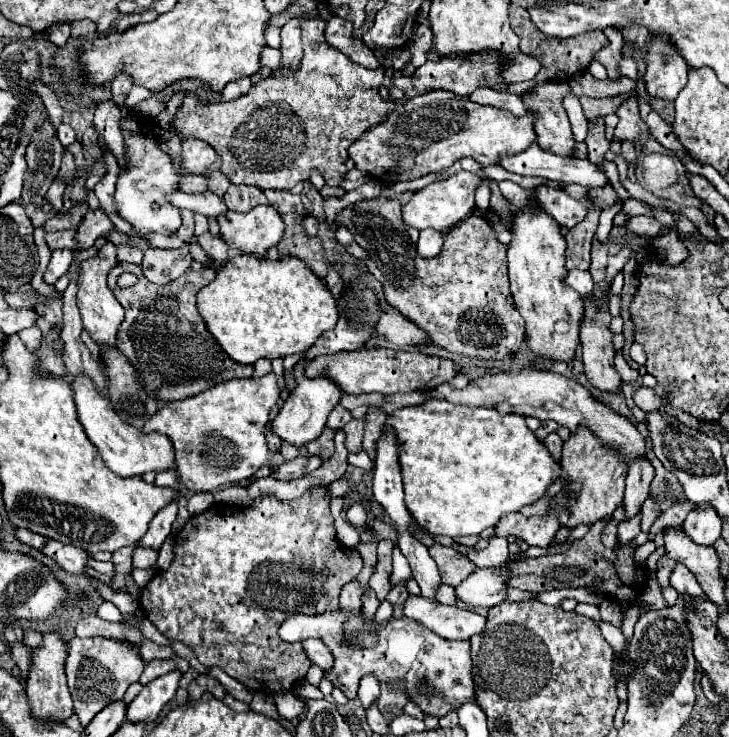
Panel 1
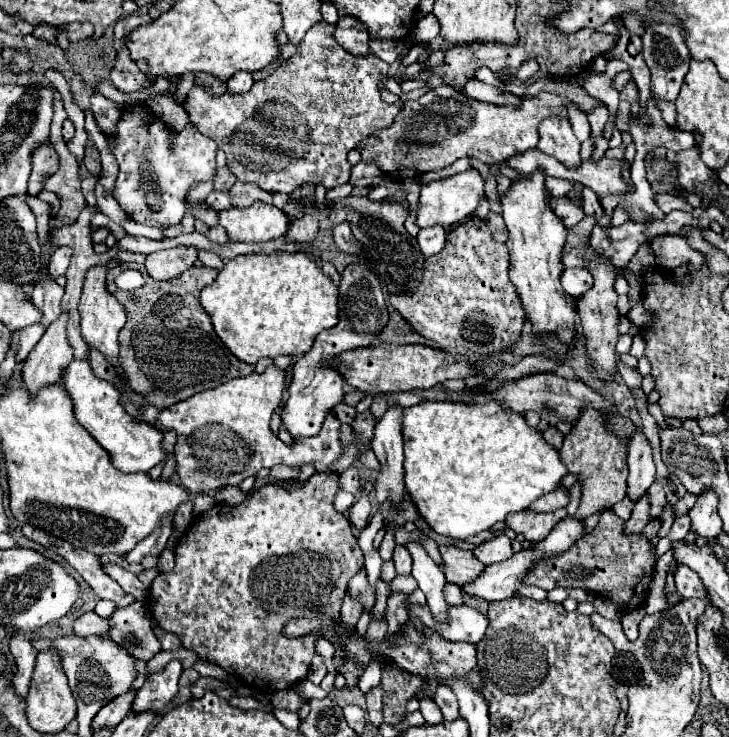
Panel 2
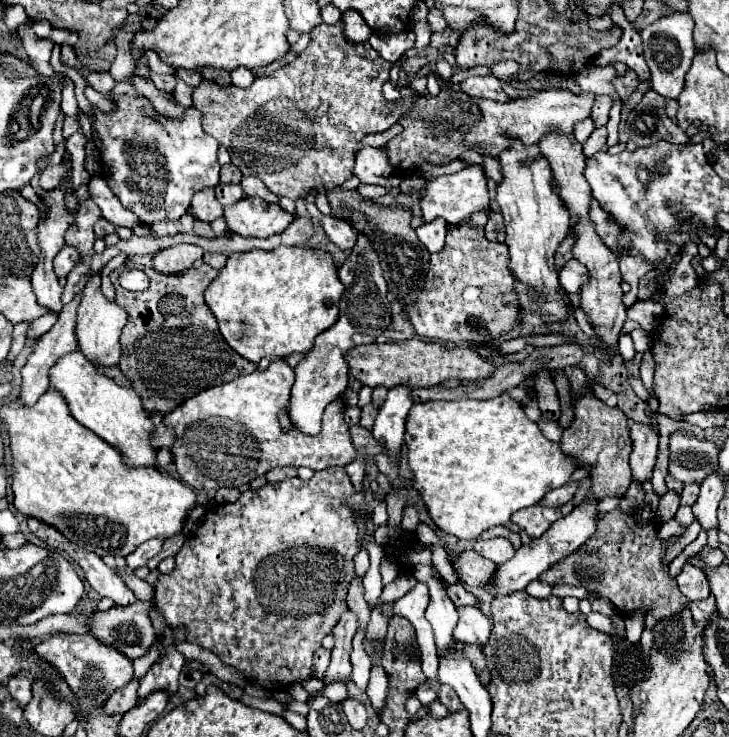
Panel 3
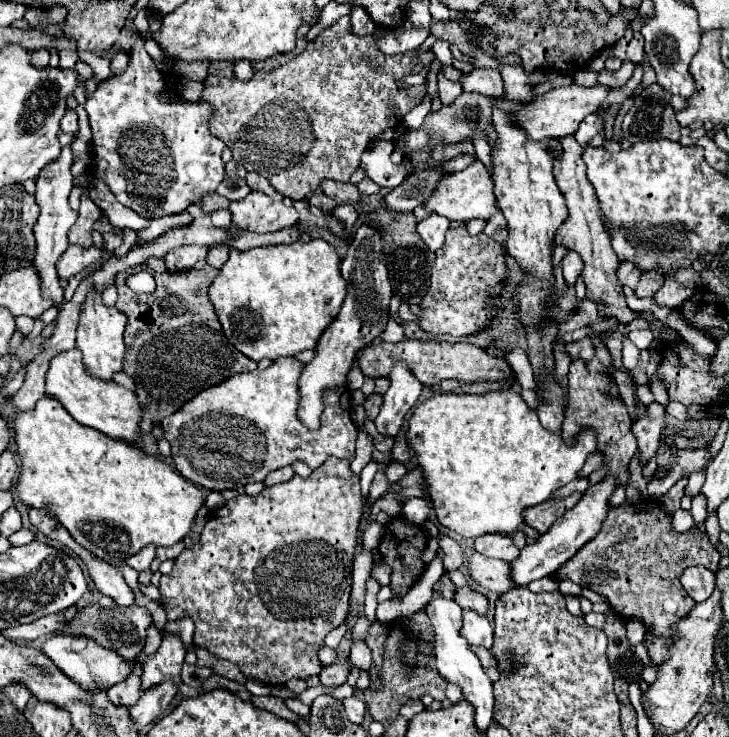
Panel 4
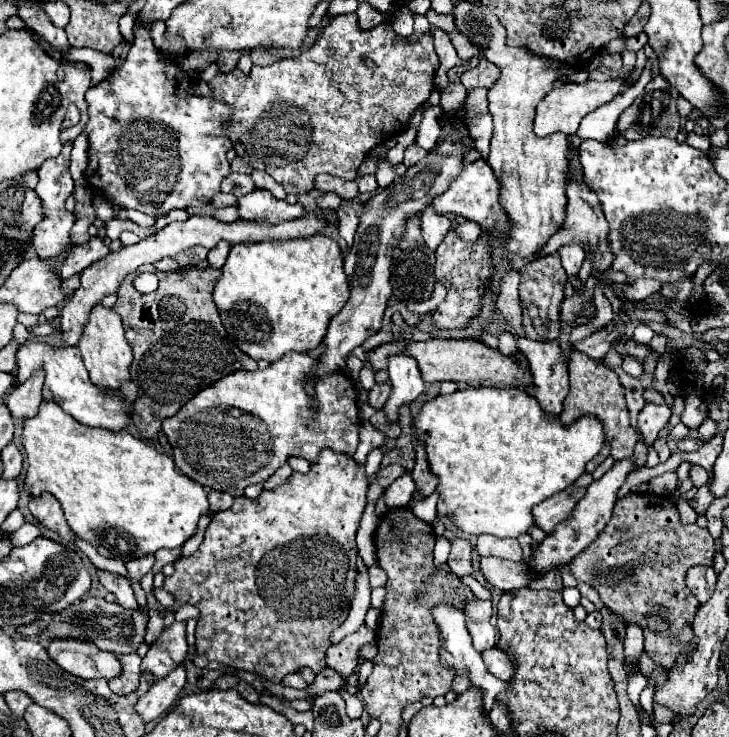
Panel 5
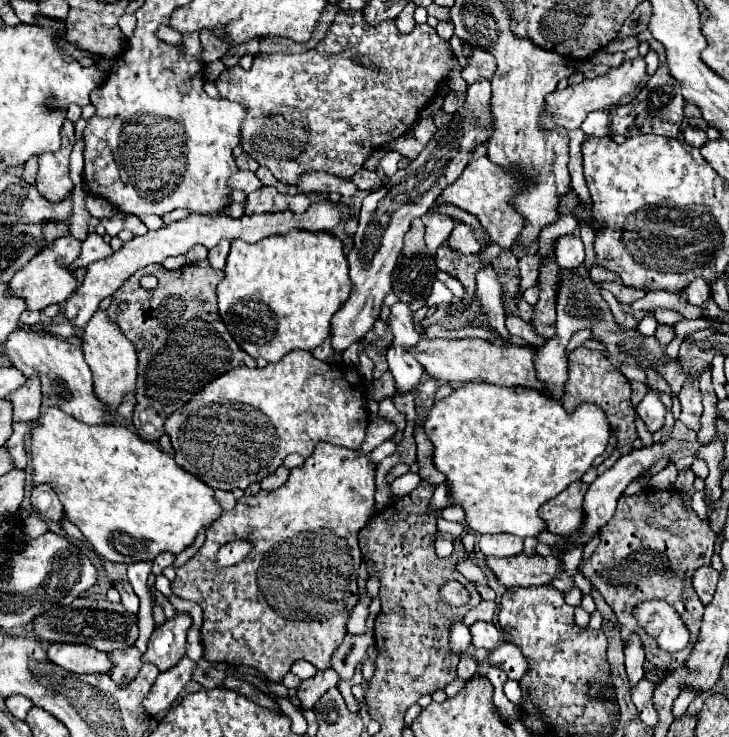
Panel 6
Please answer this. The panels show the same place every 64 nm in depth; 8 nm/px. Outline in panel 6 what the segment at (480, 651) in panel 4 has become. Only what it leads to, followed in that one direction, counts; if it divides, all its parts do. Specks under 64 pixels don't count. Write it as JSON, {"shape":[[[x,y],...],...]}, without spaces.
{"shape":[[[502,642],[496,650],[492,650],[488,662],[502,668],[510,680],[520,680],[528,672],[528,662],[522,656],[522,650],[508,642]]]}

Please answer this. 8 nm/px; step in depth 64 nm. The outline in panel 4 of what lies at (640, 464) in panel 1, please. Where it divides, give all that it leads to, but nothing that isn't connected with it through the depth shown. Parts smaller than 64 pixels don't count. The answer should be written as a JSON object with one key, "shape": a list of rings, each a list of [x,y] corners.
{"shape":[[[652,402],[646,410],[648,410],[648,416],[632,424],[632,434],[638,440],[636,456],[642,462],[642,466],[646,466],[656,456],[656,450],[660,444],[660,432],[666,424],[666,408],[662,404]]]}

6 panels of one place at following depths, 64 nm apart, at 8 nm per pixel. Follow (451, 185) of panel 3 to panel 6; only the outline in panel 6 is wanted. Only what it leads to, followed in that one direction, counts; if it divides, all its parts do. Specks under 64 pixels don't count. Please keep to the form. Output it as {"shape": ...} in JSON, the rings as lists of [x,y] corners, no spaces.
{"shape":[[[482,156],[478,160],[468,162],[462,176],[438,196],[436,206],[450,204],[450,206],[456,206],[456,208],[476,216],[478,222],[482,224],[482,228],[488,232],[488,236],[504,250],[510,250],[516,236],[524,228],[522,216],[510,206],[510,196],[514,196],[522,188],[522,184],[524,184],[522,176],[516,176],[516,174],[508,172],[506,168],[498,168],[496,164],[492,164],[488,160],[488,156]]]}

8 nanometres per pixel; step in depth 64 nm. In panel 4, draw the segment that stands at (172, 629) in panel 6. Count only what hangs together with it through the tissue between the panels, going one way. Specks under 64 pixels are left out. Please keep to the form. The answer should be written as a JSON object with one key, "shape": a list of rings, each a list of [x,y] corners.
{"shape":[[[164,634],[162,646],[156,654],[148,656],[142,672],[142,690],[158,686],[168,680],[180,680],[180,670],[184,664],[186,648],[178,636]]]}

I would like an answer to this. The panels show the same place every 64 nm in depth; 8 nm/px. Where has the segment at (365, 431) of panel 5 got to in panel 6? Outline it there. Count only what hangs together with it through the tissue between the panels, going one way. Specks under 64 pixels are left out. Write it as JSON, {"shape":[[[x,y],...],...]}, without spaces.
{"shape":[[[370,416],[368,420],[368,436],[364,440],[364,444],[360,446],[360,454],[370,454],[376,446],[380,446],[384,440],[390,440],[396,432],[394,424],[388,424],[386,420],[378,418],[378,416]]]}

